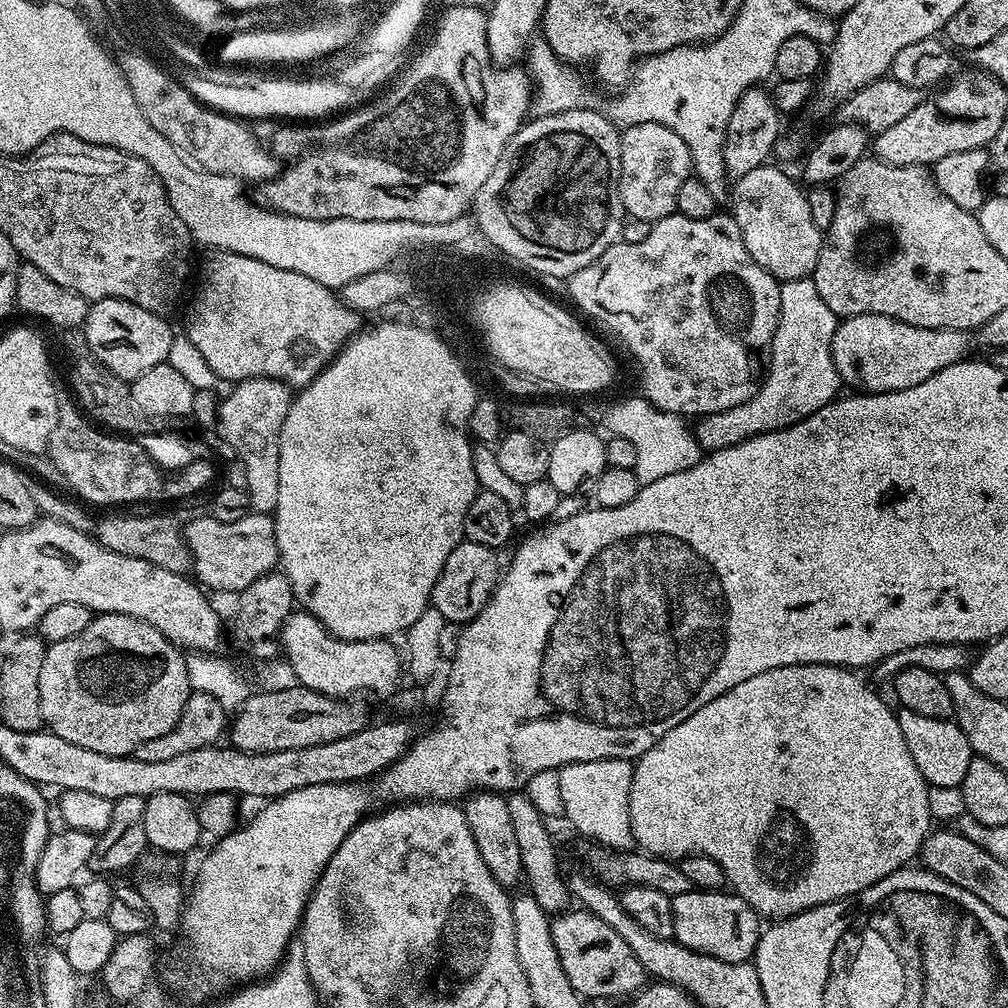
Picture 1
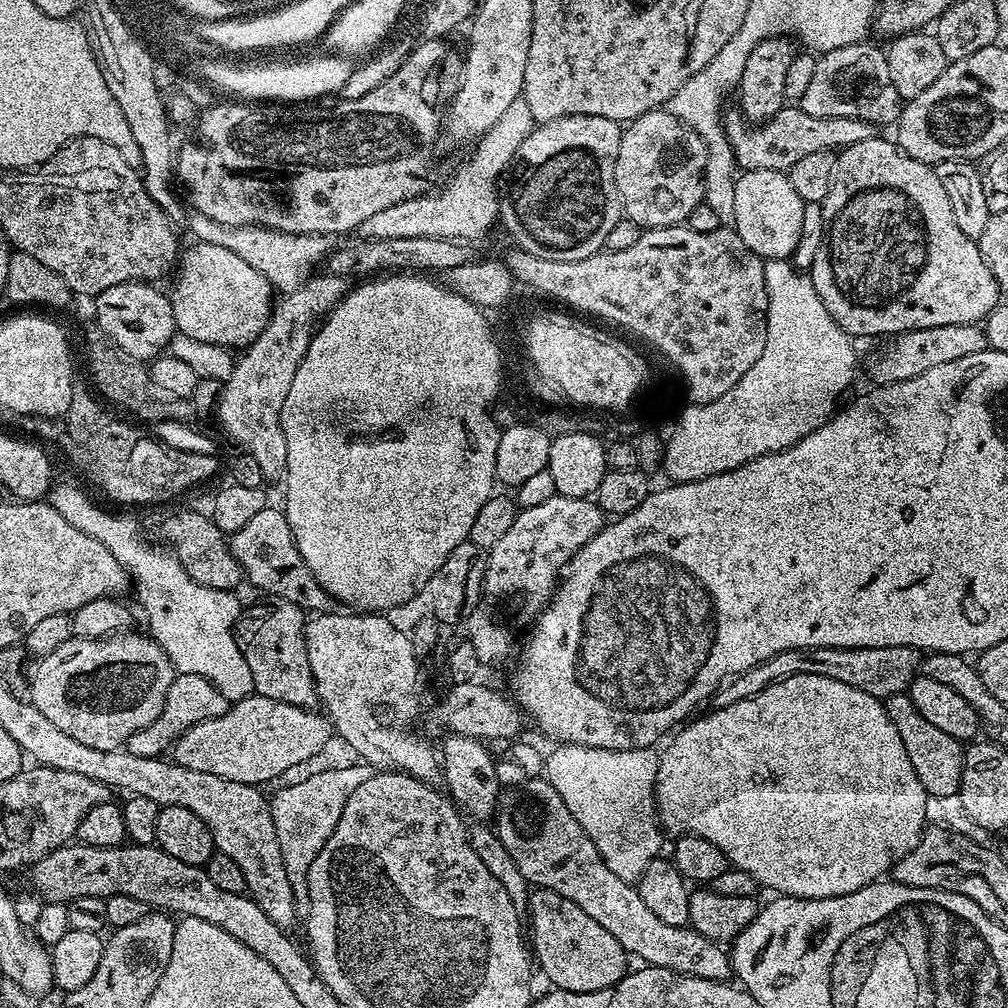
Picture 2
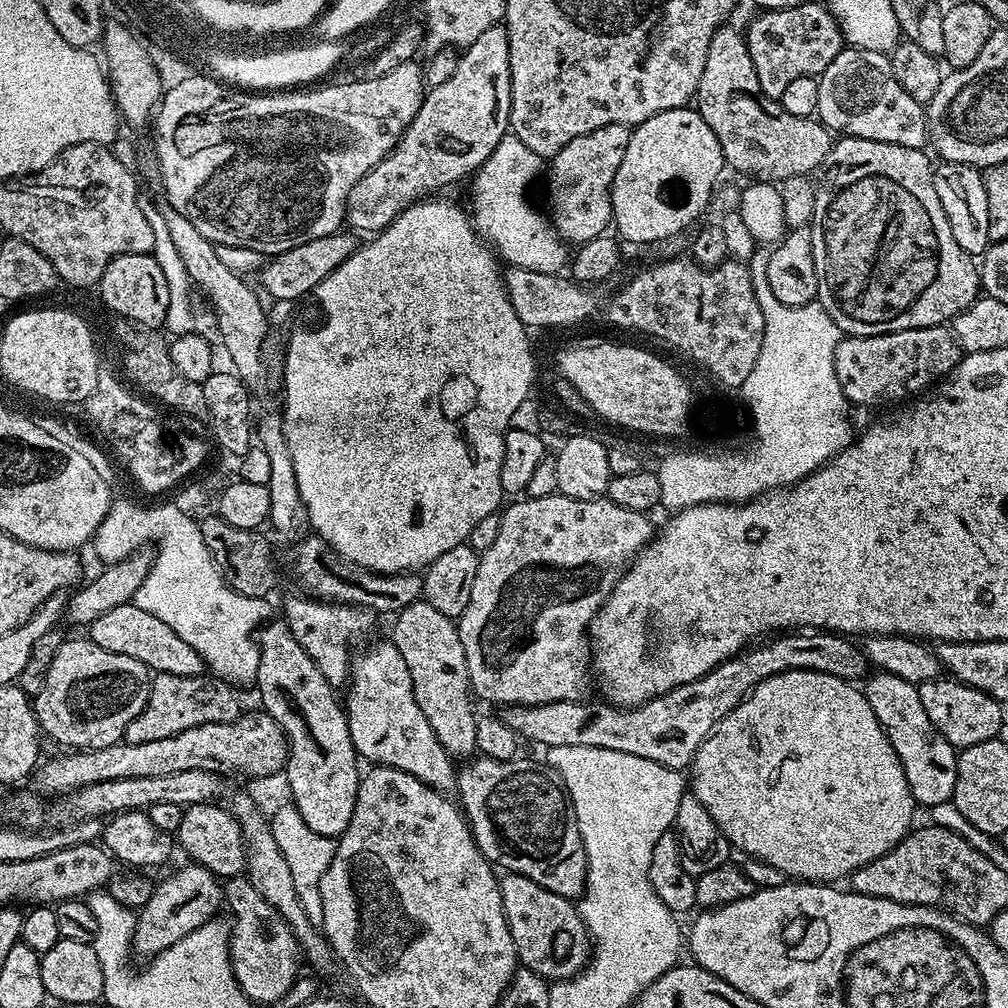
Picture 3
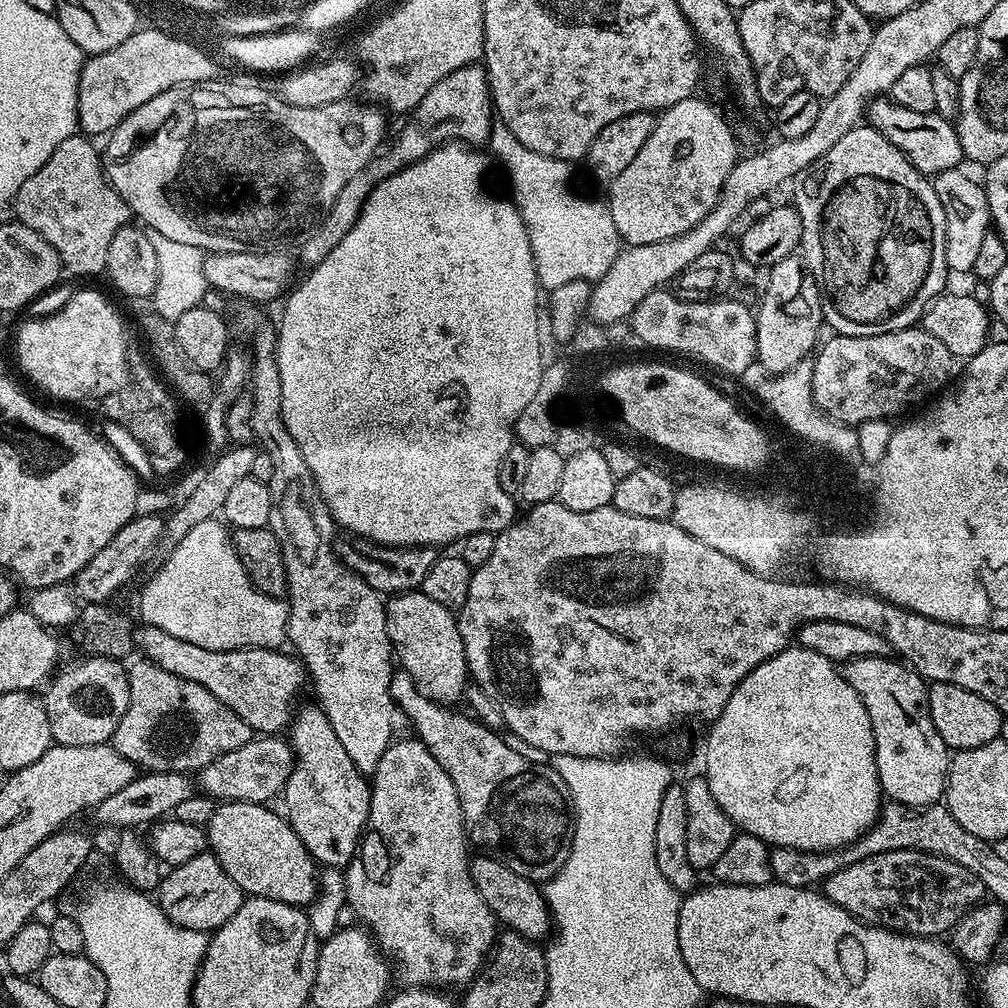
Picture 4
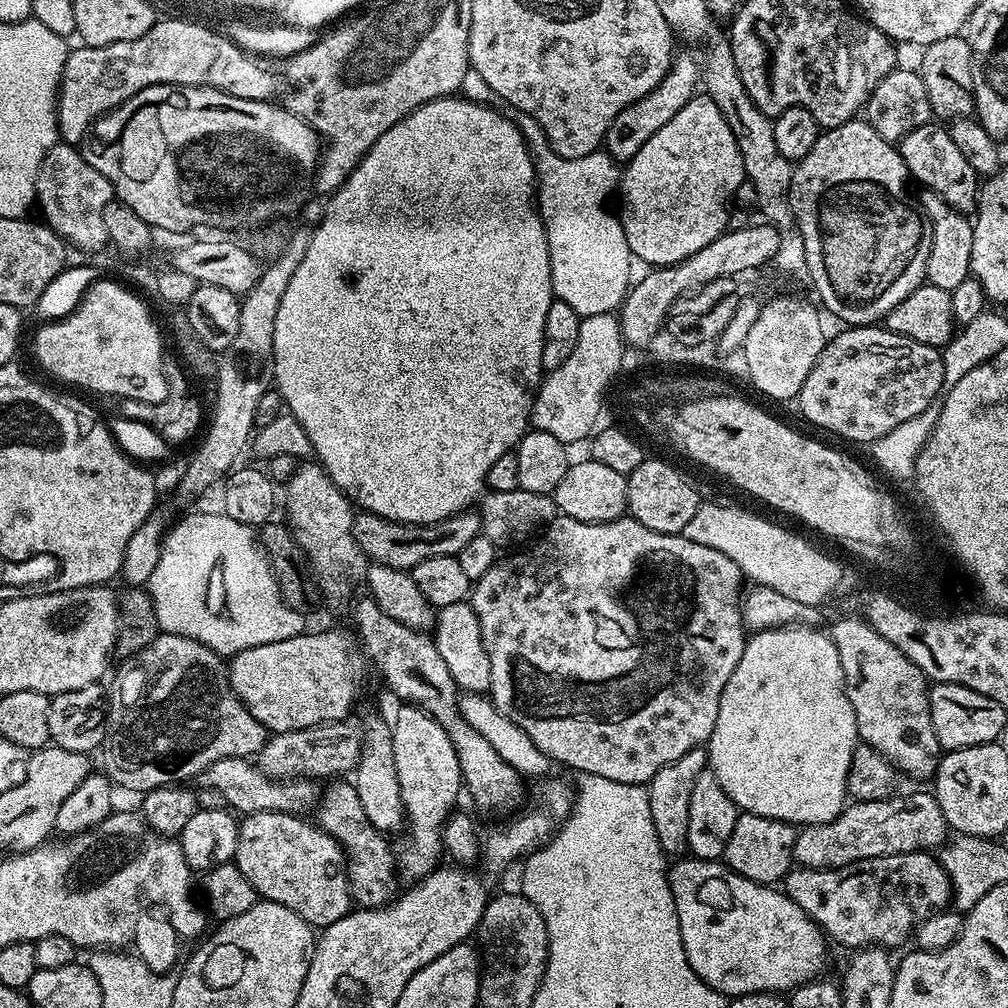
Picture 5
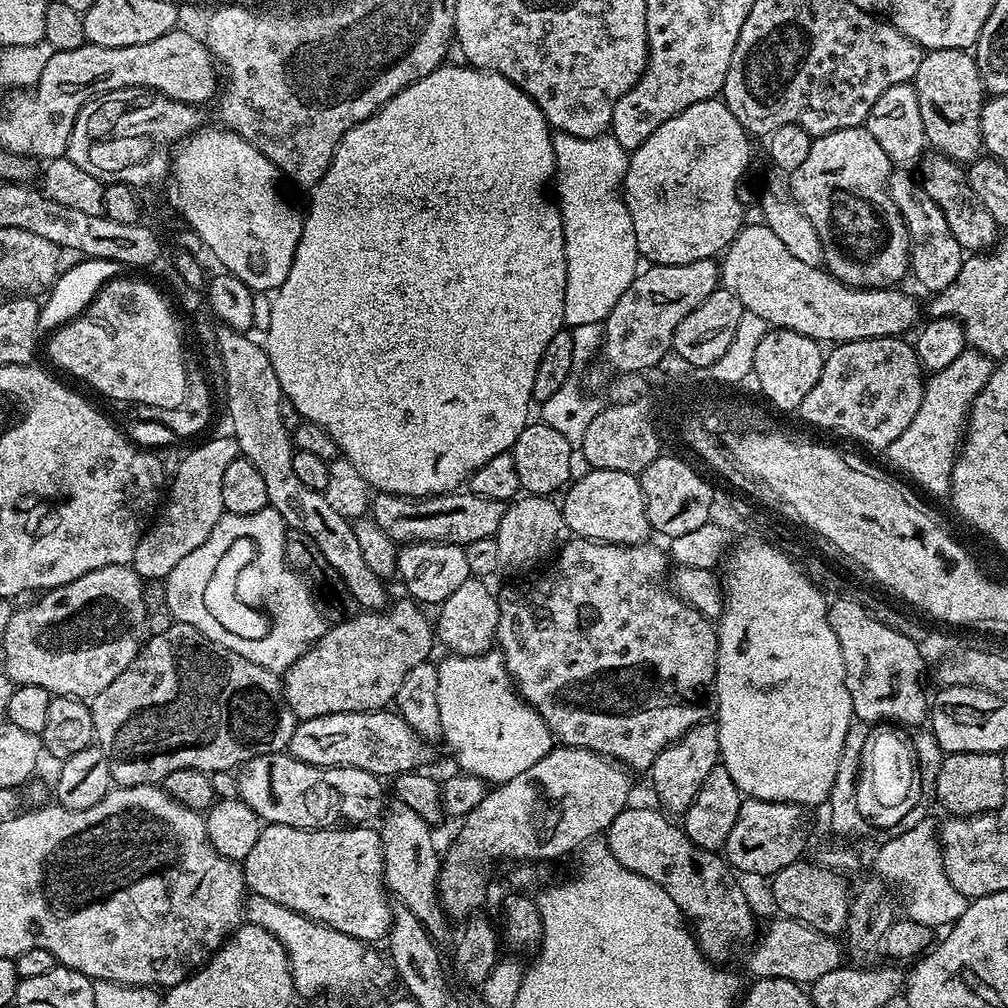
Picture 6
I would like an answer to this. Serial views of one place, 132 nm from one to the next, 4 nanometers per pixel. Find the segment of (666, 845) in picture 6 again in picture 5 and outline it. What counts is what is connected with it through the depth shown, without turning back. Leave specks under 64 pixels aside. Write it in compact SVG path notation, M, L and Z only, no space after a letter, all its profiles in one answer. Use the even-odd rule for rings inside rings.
M680 858L676 865L668 868L668 891L674 898L676 907L676 927L682 930L682 946L684 947L684 959L690 962L692 974L697 976L700 983L708 989L724 998L735 998L754 994L755 992L771 992L773 994L788 994L793 988L799 988L801 984L807 984L809 980L815 980L825 975L824 967L828 964L829 941L822 929L814 923L779 887L750 882L750 878L742 878L737 872L729 870L728 865L720 860L698 860L695 858Z

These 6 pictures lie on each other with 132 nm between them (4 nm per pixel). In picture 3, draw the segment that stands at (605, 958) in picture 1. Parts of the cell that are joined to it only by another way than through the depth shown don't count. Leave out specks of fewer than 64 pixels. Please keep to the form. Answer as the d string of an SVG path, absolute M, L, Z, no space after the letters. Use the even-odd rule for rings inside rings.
M517 872L501 875L499 882L502 906L510 926L510 938L514 938L517 961L549 982L563 982L571 976L579 976L590 959L588 927L580 917L579 907Z

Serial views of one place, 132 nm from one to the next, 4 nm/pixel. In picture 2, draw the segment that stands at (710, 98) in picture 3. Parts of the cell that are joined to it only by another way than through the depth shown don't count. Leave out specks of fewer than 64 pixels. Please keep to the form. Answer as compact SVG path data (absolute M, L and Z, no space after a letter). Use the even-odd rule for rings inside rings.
M785 106L781 108L778 114L774 114L774 118L764 121L762 126L749 124L744 119L744 115L738 110L732 110L732 112L725 111L723 118L724 133L734 150L736 163L744 170L762 170L765 168L766 170L787 172L789 168L794 166L794 162L798 162L798 158L806 158L809 154L818 154L818 150L849 148L854 146L854 142L873 139L878 132L877 125L859 118L814 118L814 114L806 114L798 106Z

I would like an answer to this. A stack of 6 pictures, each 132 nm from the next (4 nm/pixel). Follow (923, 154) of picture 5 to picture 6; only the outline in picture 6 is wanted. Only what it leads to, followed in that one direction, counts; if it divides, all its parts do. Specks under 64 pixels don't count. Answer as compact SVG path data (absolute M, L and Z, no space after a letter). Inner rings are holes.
M939 154L925 155L919 161L919 168L918 179L926 194L930 194L930 198L934 198L934 202L943 210L946 226L950 226L950 234L958 238L958 246L968 254L979 254L993 247L998 240L997 224L993 215L986 210L981 199L968 185L967 171L957 161Z

